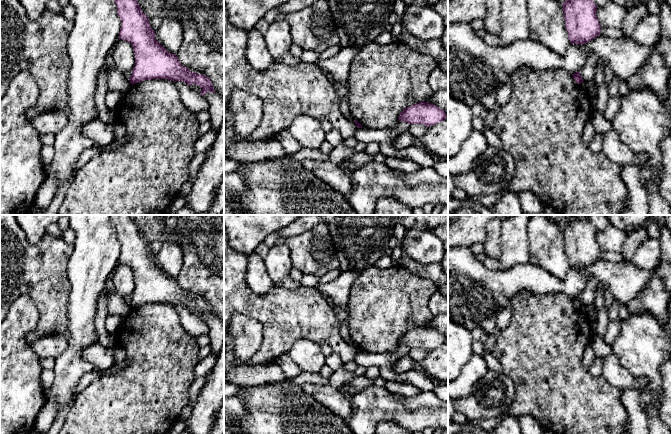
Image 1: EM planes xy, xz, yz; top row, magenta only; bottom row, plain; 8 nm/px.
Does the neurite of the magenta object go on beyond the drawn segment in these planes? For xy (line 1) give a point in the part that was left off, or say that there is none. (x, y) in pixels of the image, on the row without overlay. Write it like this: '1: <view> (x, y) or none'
1: none

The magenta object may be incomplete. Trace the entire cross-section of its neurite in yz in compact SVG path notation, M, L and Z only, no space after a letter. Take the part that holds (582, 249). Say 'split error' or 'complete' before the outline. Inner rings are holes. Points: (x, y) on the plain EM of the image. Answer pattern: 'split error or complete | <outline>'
complete | M579 215L562 229L565 252L571 268L586 268L600 259L597 230L587 215Z

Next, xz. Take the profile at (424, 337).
complete | M419 326L405 332L399 339L399 346L404 345L412 348L422 348L427 351L433 350L446 343L446 336L434 328Z

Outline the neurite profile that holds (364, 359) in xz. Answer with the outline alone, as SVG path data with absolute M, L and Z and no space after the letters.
M401 345L395 351L386 354L357 352L354 361L358 366L366 369L372 366L391 368L399 359L405 357L410 350L410 347Z

